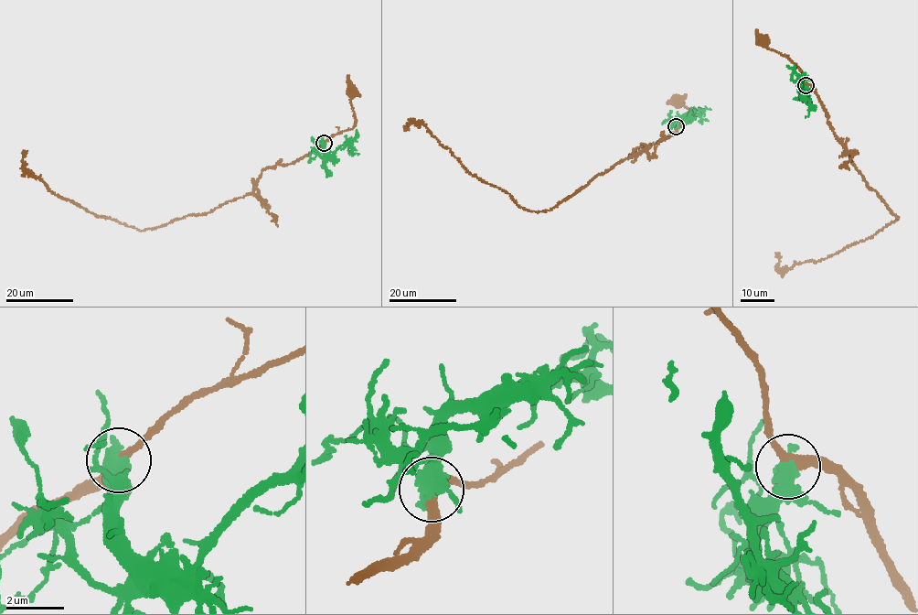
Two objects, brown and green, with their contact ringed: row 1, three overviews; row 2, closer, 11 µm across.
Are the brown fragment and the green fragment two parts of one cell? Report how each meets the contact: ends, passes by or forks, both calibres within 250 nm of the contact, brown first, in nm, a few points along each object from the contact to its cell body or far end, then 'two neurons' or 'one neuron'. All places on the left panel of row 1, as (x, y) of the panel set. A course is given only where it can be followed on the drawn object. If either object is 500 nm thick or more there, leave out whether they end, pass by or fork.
calibres 280 and 600 nm; course brown (324, 143), (353, 127), (356, 121), (350, 100), (352, 91); course green (324, 143), (324, 151), (332, 156), (357, 136), (356, 130); one neuron

